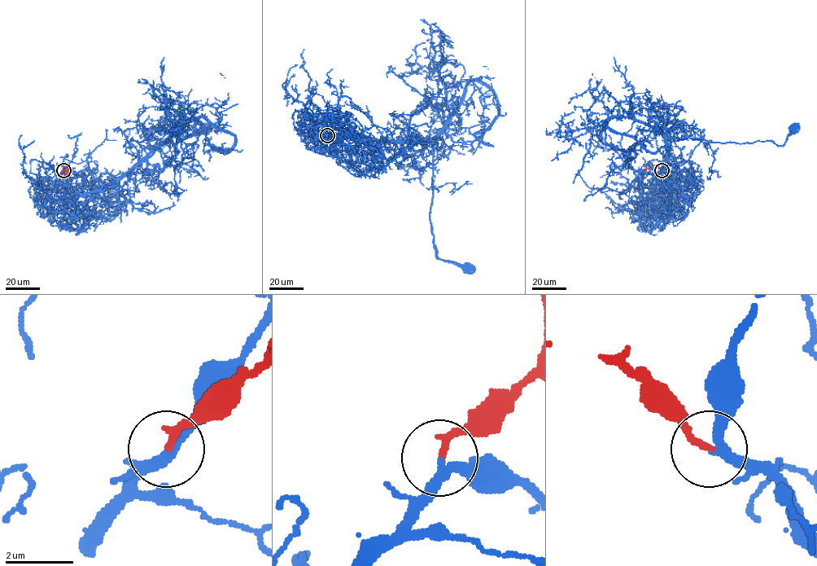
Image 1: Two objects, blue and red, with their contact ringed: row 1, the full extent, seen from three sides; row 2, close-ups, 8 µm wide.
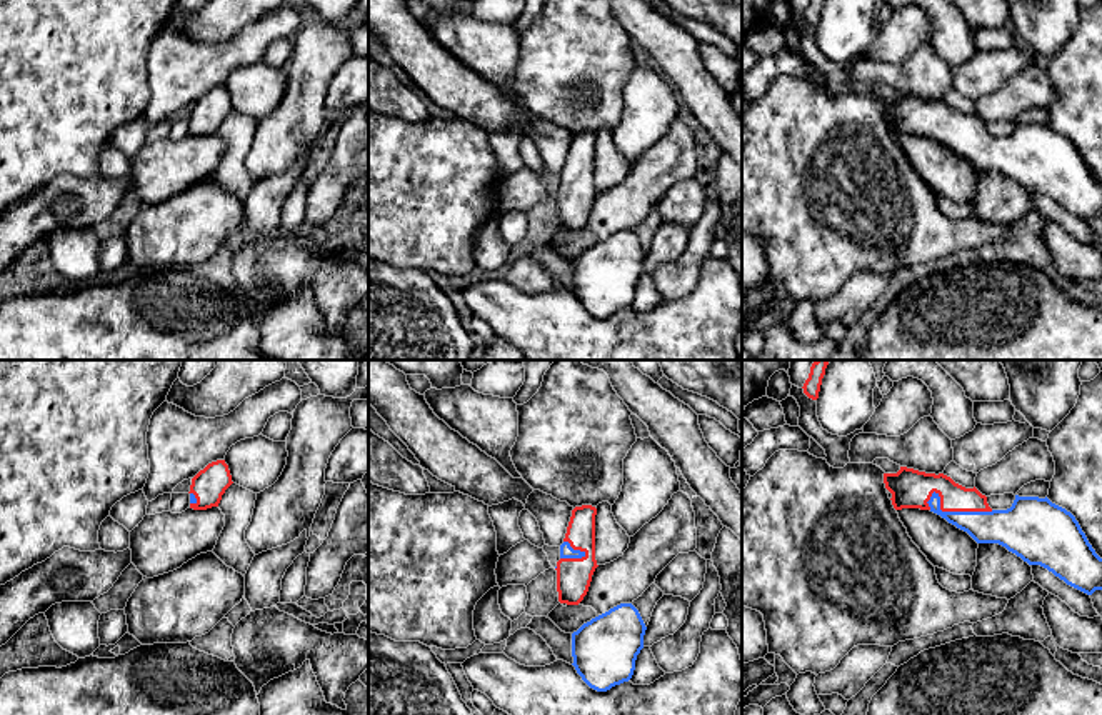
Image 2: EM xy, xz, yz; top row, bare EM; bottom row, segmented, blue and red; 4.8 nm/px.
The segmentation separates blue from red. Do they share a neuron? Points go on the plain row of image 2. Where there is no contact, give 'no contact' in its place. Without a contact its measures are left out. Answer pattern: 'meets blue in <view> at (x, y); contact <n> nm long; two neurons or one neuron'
meets blue in yz at (954, 139); contact 340 nm long; one neuron

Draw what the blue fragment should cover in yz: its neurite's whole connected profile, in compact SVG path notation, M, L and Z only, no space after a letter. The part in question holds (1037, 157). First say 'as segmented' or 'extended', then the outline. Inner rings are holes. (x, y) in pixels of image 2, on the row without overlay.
extended; M907 93L884 100L884 110L895 137L930 137L977 170L999 170L1087 222L1102 217L1102 185L1075 143L1047 123L1015 122L1010 135L992 137L975 113L965 115L944 100Z

